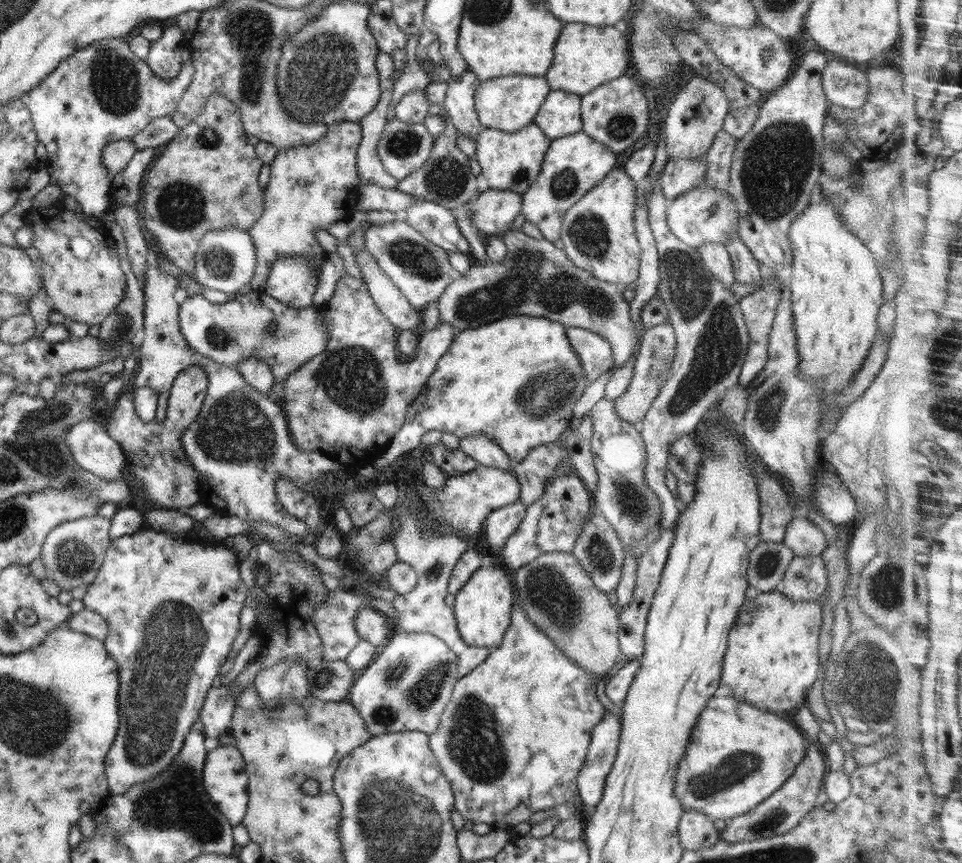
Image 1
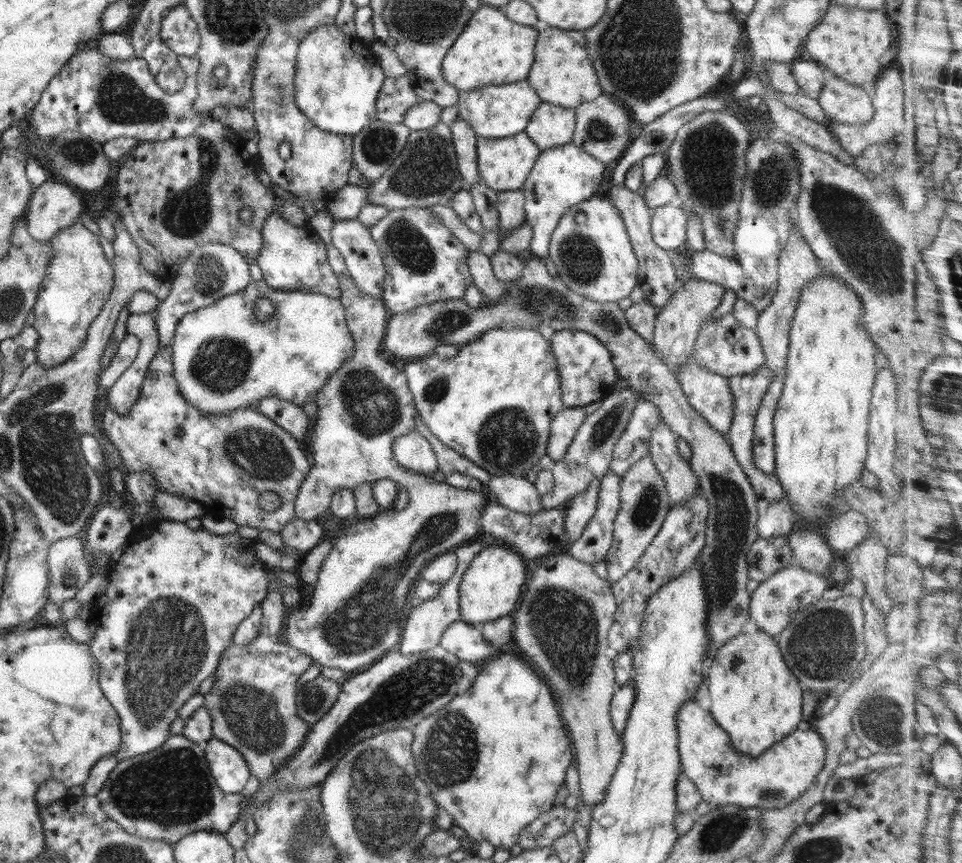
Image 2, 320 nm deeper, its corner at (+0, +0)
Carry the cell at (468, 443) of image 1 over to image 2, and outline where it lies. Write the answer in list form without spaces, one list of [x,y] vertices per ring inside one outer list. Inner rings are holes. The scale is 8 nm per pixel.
[[[491,474],[487,486],[497,502],[508,510],[522,514],[538,514],[545,510],[534,483],[527,481],[526,476]]]

